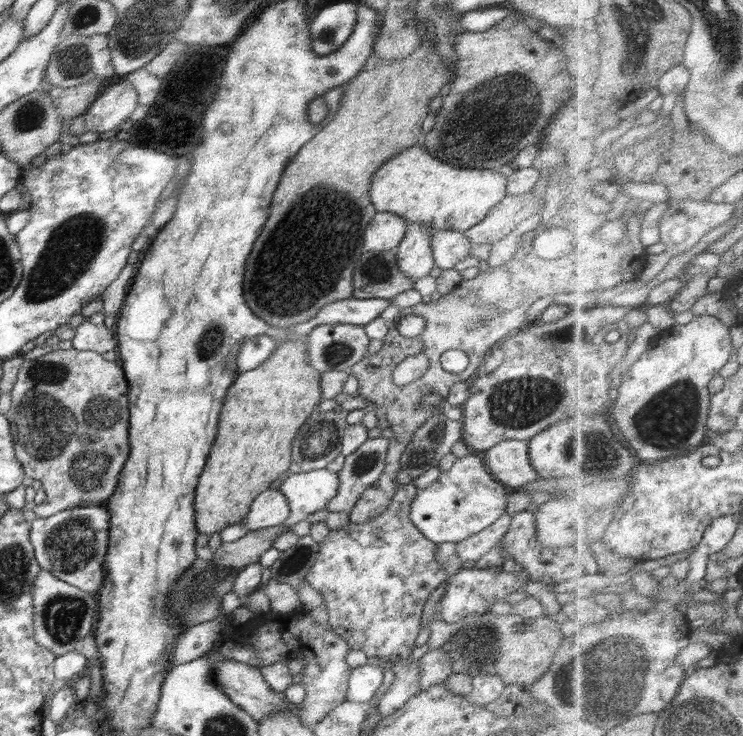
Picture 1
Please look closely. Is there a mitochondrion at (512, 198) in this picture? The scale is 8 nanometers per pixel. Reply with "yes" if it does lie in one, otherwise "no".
no

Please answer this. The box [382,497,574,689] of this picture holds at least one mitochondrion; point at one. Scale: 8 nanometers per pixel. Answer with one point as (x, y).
(481, 644)

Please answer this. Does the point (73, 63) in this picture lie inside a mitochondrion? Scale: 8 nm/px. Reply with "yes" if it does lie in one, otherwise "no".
yes

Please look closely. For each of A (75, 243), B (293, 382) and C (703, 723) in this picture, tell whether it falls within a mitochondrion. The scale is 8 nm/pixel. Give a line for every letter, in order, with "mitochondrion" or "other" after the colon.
A: mitochondrion
B: other
C: mitochondrion

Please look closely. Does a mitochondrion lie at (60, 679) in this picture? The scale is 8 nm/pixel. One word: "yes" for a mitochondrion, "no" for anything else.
no

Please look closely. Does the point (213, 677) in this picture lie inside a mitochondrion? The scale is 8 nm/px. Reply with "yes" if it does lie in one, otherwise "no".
no

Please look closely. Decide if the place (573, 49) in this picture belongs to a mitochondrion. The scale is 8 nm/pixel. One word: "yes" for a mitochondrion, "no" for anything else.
no

